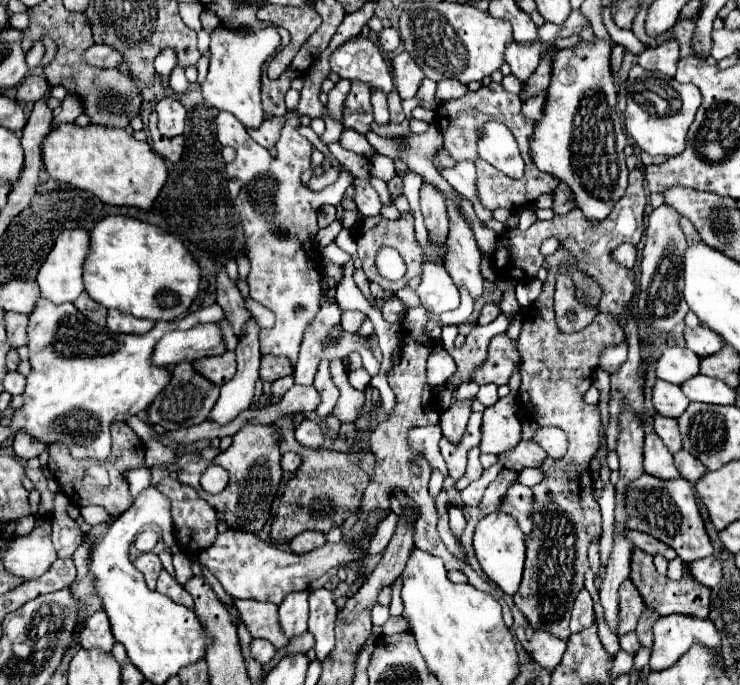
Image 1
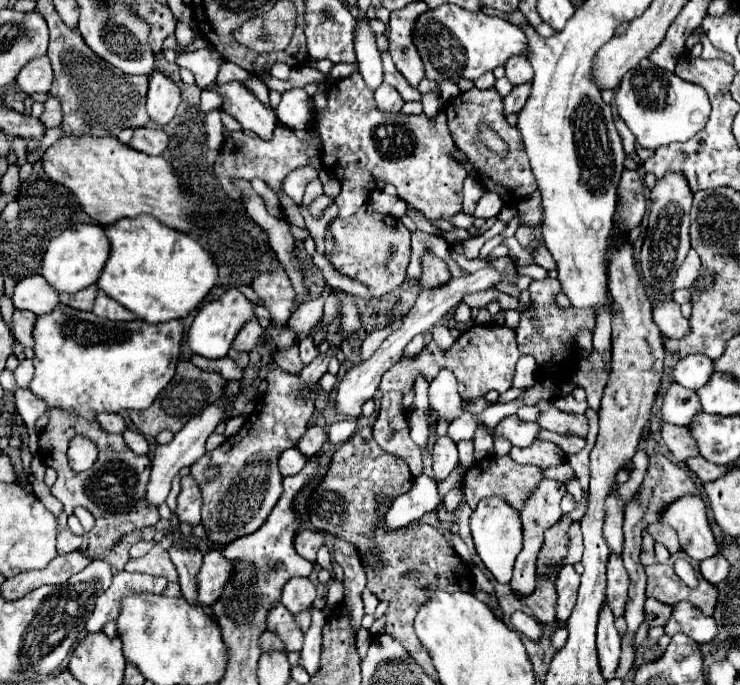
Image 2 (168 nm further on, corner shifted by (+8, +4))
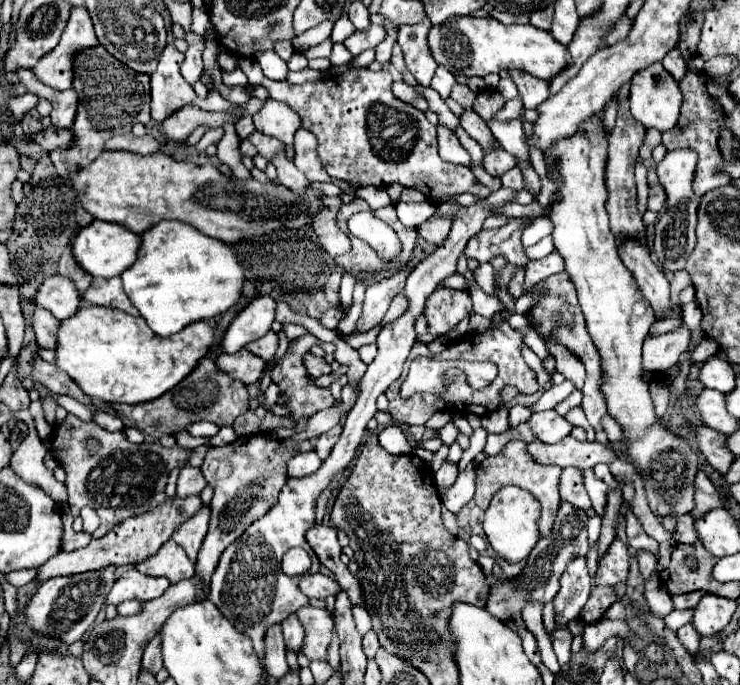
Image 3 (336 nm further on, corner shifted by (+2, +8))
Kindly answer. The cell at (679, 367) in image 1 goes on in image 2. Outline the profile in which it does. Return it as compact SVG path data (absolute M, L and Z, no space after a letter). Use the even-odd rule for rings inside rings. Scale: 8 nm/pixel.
M688 355L684 359L678 359L672 373L674 373L676 383L680 383L688 389L700 389L714 375L712 363L714 361L704 355Z

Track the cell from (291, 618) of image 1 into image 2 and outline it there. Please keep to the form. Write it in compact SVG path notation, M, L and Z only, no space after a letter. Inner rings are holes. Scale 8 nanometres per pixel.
M294 577L284 585L282 591L282 603L290 613L300 613L302 609L312 607L316 599L316 587L306 577Z

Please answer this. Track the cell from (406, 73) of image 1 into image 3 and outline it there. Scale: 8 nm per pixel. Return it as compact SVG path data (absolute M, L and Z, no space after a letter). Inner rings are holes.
M424 13L424 17L418 23L402 25L398 31L398 45L404 51L406 67L420 85L430 85L430 79L438 67L436 61L432 59L428 43L426 43L426 35L428 35L430 27L432 27L432 23L430 23L428 15Z

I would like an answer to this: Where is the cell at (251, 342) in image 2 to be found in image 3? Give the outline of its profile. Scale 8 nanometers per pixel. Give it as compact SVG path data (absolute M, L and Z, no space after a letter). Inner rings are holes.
M268 331L264 337L256 339L256 341L250 341L244 349L248 349L250 353L262 357L264 361L270 361L276 353L276 347L278 347L278 337L274 331Z

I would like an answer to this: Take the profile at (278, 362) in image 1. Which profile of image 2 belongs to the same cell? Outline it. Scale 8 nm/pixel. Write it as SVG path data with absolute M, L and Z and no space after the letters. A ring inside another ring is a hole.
M292 345L284 351L278 351L278 353L272 353L272 359L274 363L278 363L280 369L288 371L288 373L300 373L304 369L304 363L300 359L300 351L298 351L298 345Z

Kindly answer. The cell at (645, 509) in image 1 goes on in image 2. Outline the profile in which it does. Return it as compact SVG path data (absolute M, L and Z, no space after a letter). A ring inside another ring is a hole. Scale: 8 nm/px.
M684 495L668 505L662 523L676 529L682 551L686 551L688 557L704 561L720 553L706 517L706 505L700 497Z

